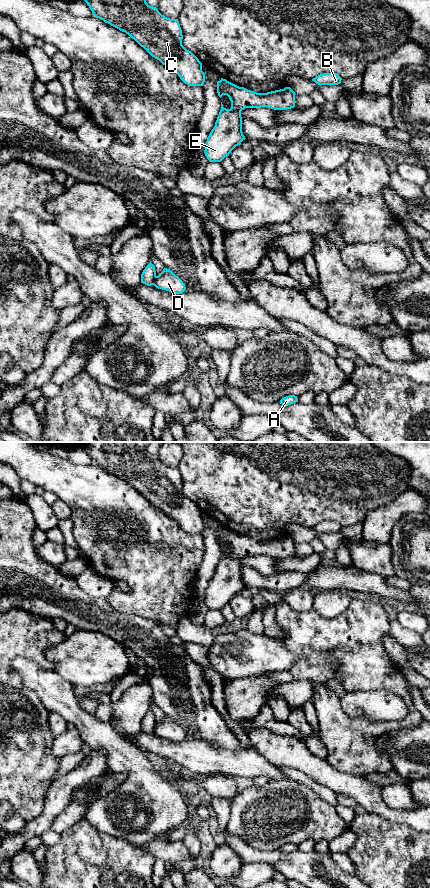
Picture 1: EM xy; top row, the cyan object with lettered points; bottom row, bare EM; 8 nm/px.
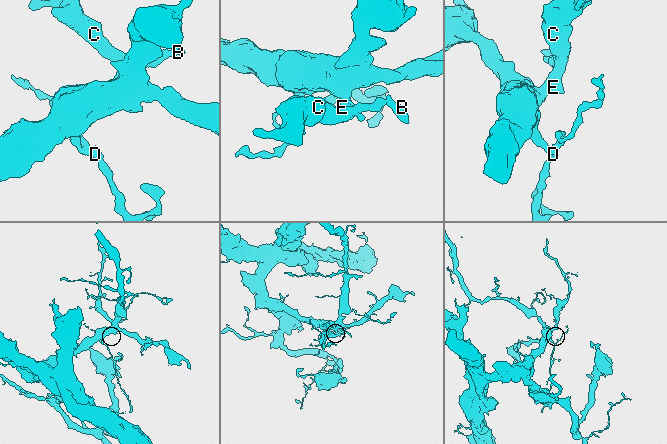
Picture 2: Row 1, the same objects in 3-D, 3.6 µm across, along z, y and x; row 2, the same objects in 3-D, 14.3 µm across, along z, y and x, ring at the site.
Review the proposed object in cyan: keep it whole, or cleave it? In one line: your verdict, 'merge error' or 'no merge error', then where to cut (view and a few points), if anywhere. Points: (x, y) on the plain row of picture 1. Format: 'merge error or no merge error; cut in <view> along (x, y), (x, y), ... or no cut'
merge error; cut in xy along (156, 724), (152, 732)

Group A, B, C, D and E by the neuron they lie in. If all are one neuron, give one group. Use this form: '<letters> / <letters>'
A D / B C E

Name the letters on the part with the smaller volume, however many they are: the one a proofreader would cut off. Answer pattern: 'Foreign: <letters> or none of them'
Foreign: A, D

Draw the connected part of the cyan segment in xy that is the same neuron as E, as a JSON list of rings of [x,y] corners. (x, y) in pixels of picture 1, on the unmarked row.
[[[223,526],[217,530],[217,541],[220,546],[223,543],[229,545],[231,556],[224,556],[221,550],[221,558],[215,574],[205,592],[204,601],[209,610],[221,610],[246,587],[242,580],[242,558],[261,555],[287,558],[294,556],[296,551],[296,542],[290,535],[267,541],[257,541]]]

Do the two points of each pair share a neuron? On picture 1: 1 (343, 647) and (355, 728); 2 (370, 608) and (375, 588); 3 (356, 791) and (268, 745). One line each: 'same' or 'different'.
1: same
2: different
3: same

